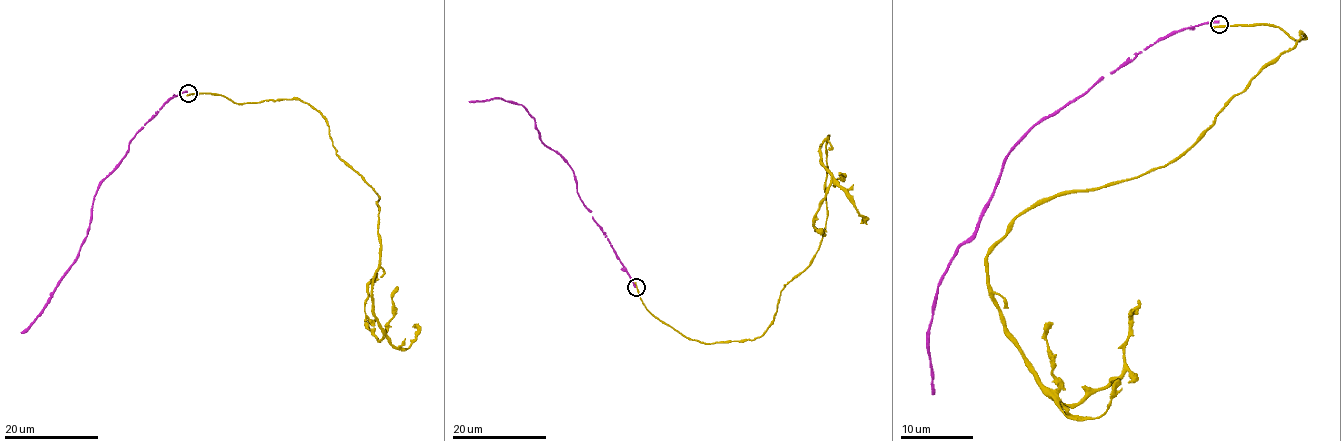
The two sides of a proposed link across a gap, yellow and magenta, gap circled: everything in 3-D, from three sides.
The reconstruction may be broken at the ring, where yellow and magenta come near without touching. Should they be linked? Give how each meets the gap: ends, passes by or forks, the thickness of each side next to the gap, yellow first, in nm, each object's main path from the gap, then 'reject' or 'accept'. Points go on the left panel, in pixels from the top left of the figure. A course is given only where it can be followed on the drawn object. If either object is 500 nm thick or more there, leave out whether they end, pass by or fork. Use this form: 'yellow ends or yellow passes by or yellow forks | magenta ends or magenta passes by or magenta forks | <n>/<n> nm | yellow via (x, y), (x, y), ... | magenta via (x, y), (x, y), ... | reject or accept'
yellow ends | magenta ends | 280/200 nm | yellow via (188, 94), (299, 99), (323, 116), (338, 155), (379, 195), (380, 339), (365, 319), (375, 272) | magenta via (187, 92), (175, 95), (131, 139), (126, 154), (100, 184), (90, 227), (72, 265), (47, 305), (21, 333) | reject

